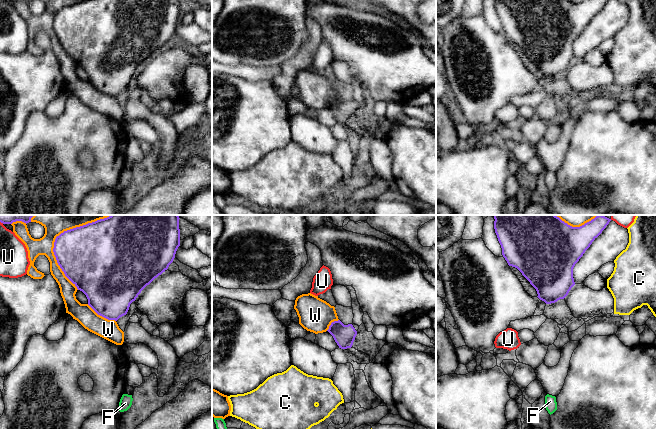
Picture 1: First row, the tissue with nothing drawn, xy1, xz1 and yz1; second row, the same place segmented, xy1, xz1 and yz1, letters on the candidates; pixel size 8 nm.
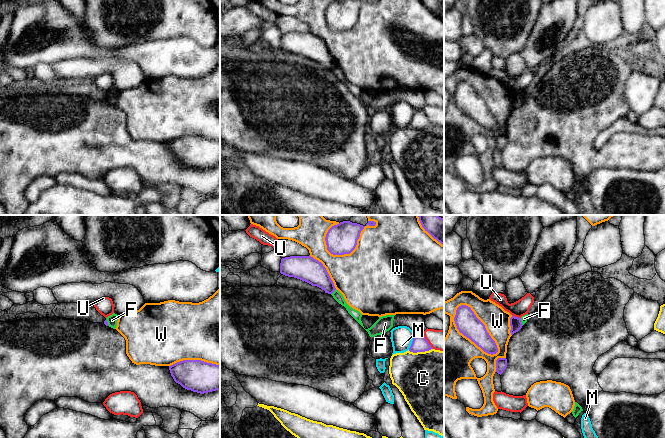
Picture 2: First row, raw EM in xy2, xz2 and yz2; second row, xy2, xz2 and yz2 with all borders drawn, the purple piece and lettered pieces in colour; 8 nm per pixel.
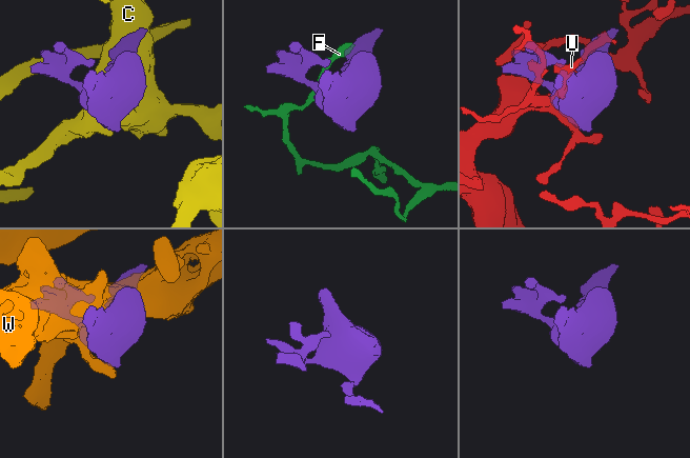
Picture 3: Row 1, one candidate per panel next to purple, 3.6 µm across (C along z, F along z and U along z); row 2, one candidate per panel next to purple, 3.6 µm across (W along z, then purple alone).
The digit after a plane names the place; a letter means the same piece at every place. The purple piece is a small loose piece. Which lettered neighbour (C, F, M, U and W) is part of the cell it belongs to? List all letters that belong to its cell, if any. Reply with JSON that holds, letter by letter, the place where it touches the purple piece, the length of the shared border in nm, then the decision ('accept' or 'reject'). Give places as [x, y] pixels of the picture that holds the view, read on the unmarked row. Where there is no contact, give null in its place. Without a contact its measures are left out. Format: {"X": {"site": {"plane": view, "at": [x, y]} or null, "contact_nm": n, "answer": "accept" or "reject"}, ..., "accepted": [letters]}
{"C": {"site": {"plane": "xz2", "at": [420, 127]}, "contact_nm": 200, "answer": "reject"}, "F": {"site": {"plane": "xz2", "at": [333, 67]}, "contact_nm": 60, "answer": "reject"}, "M": {"site": {"plane": "xz2", "at": [412, 117]}, "contact_nm": 150, "answer": "reject"}, "U": {"site": {"plane": "xz2", "at": [427, 117]}, "contact_nm": 160, "answer": "reject"}, "W": {"site": {"plane": "yz2", "at": [484, 102]}, "contact_nm": 500, "answer": "reject"}, "accepted": []}

